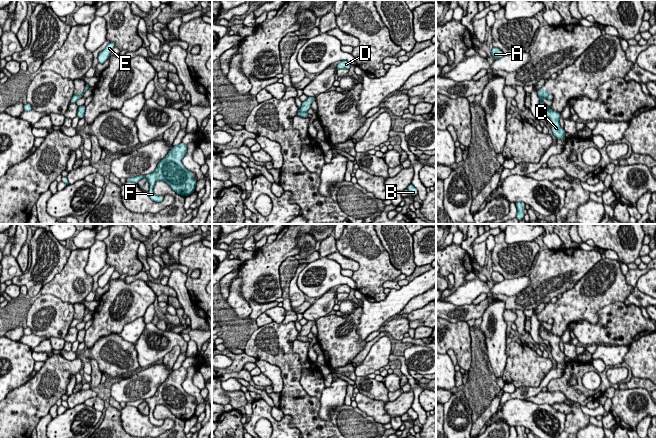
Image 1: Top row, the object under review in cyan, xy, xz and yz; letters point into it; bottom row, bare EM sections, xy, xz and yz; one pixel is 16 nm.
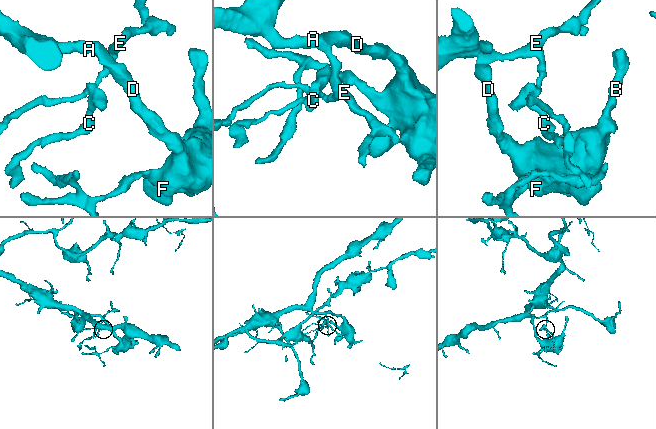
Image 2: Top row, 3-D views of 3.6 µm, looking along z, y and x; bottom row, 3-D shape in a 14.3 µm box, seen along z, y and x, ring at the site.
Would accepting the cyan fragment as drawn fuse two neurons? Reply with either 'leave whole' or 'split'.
split

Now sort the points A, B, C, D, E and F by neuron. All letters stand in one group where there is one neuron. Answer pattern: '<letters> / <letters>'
A B D E F / C

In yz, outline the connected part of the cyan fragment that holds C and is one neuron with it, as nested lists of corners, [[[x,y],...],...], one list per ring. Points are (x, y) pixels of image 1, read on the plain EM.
[[[539,313],[537,318],[540,323],[539,335],[541,338],[547,340],[551,344],[552,350],[550,352],[552,354],[553,359],[557,363],[564,363],[565,364],[566,355],[559,348],[559,343],[561,341],[561,338],[559,336],[556,336],[556,335],[550,333],[542,325],[542,323],[547,322],[547,320],[549,318],[547,317],[547,315],[545,313]]]

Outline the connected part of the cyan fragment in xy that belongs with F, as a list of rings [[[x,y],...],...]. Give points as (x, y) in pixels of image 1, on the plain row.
[[[182,366],[173,370],[151,398],[126,402],[126,406],[138,407],[141,403],[146,402],[149,406],[149,420],[155,426],[161,426],[164,423],[164,420],[156,419],[153,415],[157,405],[166,406],[173,415],[181,420],[186,421],[192,418],[197,405],[194,403],[194,398],[182,387],[186,374],[187,369]]]

